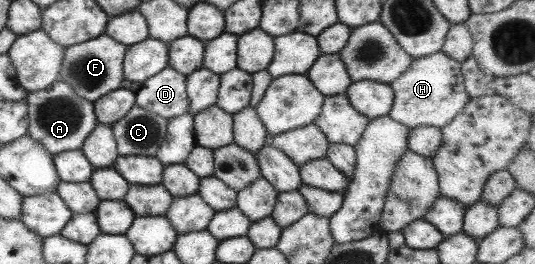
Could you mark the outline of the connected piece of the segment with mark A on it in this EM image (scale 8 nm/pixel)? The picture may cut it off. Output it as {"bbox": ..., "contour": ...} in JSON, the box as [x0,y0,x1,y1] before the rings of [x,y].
{"bbox":[24,79,97,156],"contour":[[[59,79],[44,90],[28,92],[24,101],[28,119],[26,134],[51,156],[63,151],[80,150],[83,140],[97,125],[93,102],[79,97],[69,84]]]}

